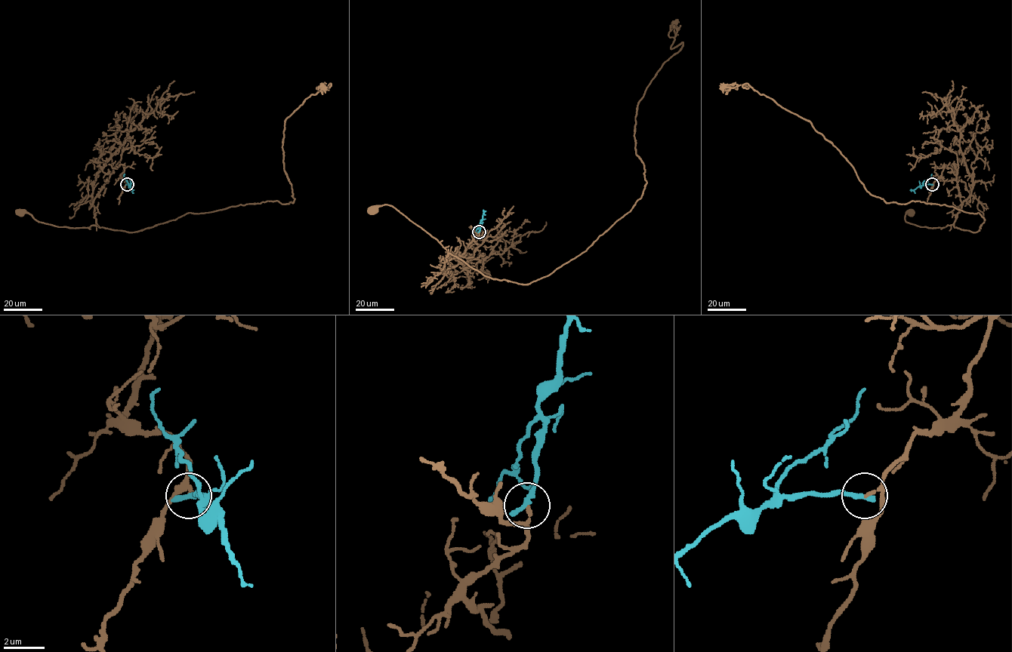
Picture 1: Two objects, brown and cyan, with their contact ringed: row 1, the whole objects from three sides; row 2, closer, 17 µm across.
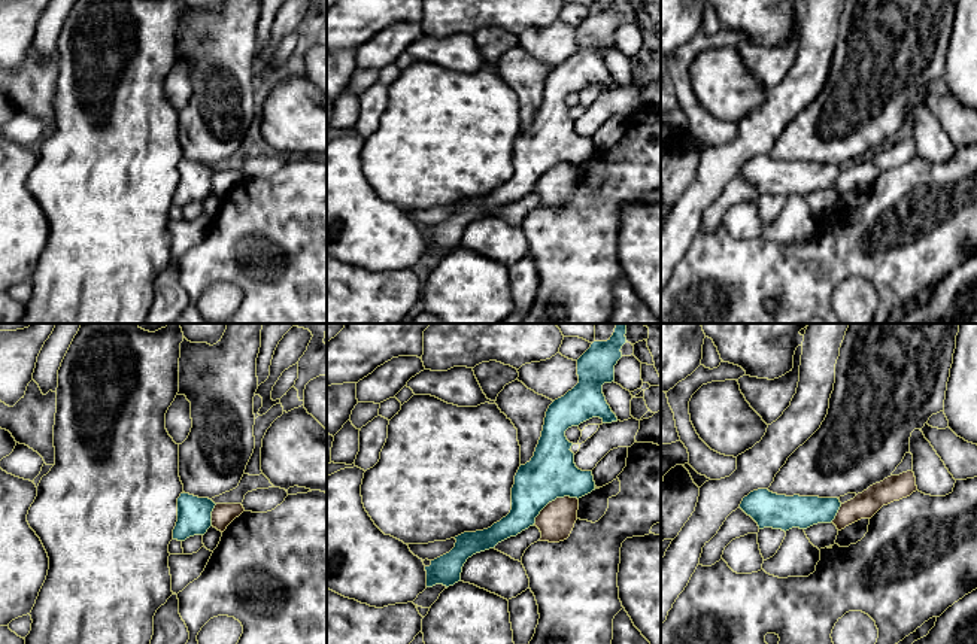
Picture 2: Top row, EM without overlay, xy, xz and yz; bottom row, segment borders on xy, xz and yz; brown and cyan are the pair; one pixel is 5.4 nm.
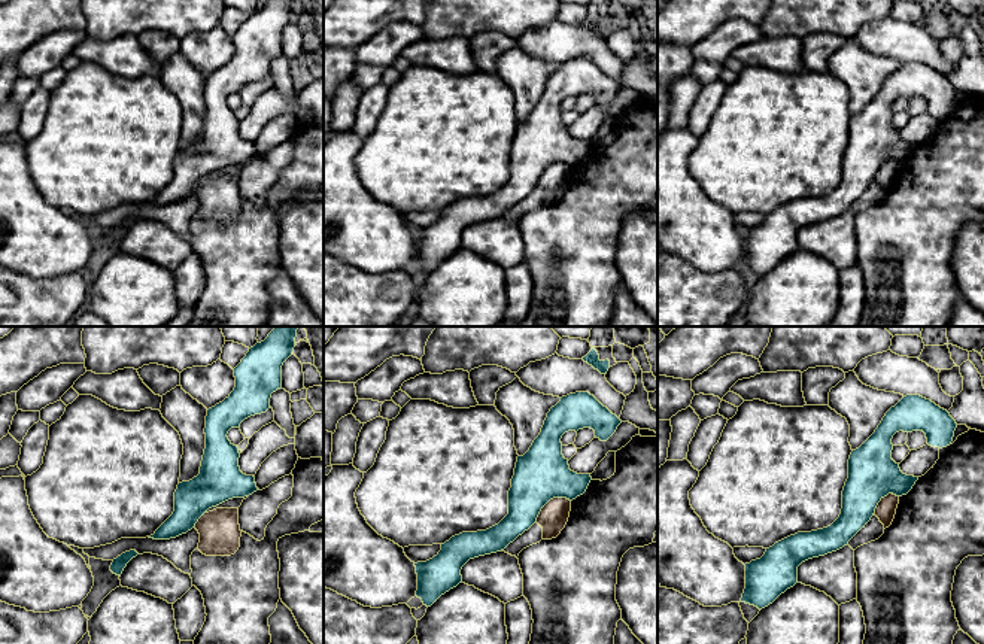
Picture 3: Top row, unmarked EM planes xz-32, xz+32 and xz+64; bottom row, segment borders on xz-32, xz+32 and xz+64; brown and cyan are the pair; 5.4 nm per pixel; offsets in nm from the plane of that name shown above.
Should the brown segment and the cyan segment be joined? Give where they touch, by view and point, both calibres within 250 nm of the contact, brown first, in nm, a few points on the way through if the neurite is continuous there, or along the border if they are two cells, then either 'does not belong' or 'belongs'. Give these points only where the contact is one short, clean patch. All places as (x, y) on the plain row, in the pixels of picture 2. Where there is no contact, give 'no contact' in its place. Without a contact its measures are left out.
meets brown in xz at (552, 167); 190 nm thick on the brown side, 260 nm on the other; border along xz (577, 164), (557, 163), (540, 178), (533, 190); does not belong

